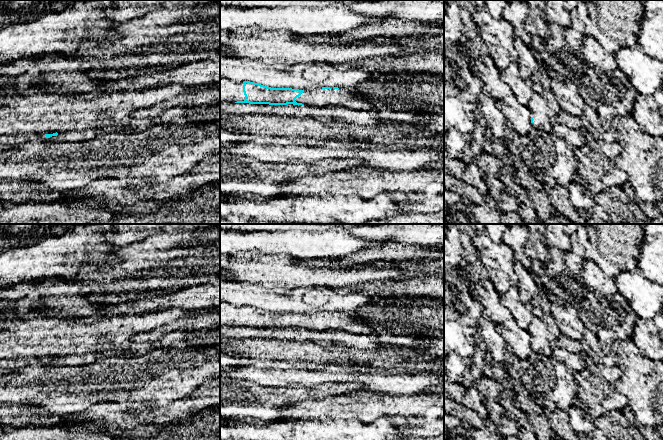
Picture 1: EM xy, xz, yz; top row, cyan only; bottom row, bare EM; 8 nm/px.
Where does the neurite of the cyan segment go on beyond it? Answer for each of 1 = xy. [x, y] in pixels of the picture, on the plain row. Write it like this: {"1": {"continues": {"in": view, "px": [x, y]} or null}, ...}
{"1": {"continues": null}}

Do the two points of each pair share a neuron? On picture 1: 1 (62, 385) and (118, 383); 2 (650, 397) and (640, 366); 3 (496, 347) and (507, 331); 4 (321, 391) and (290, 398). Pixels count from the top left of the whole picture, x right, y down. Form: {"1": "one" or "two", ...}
{"1": "one", "2": "one", "3": "two", "4": "one"}

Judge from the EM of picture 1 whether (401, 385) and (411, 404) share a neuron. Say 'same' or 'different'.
different

